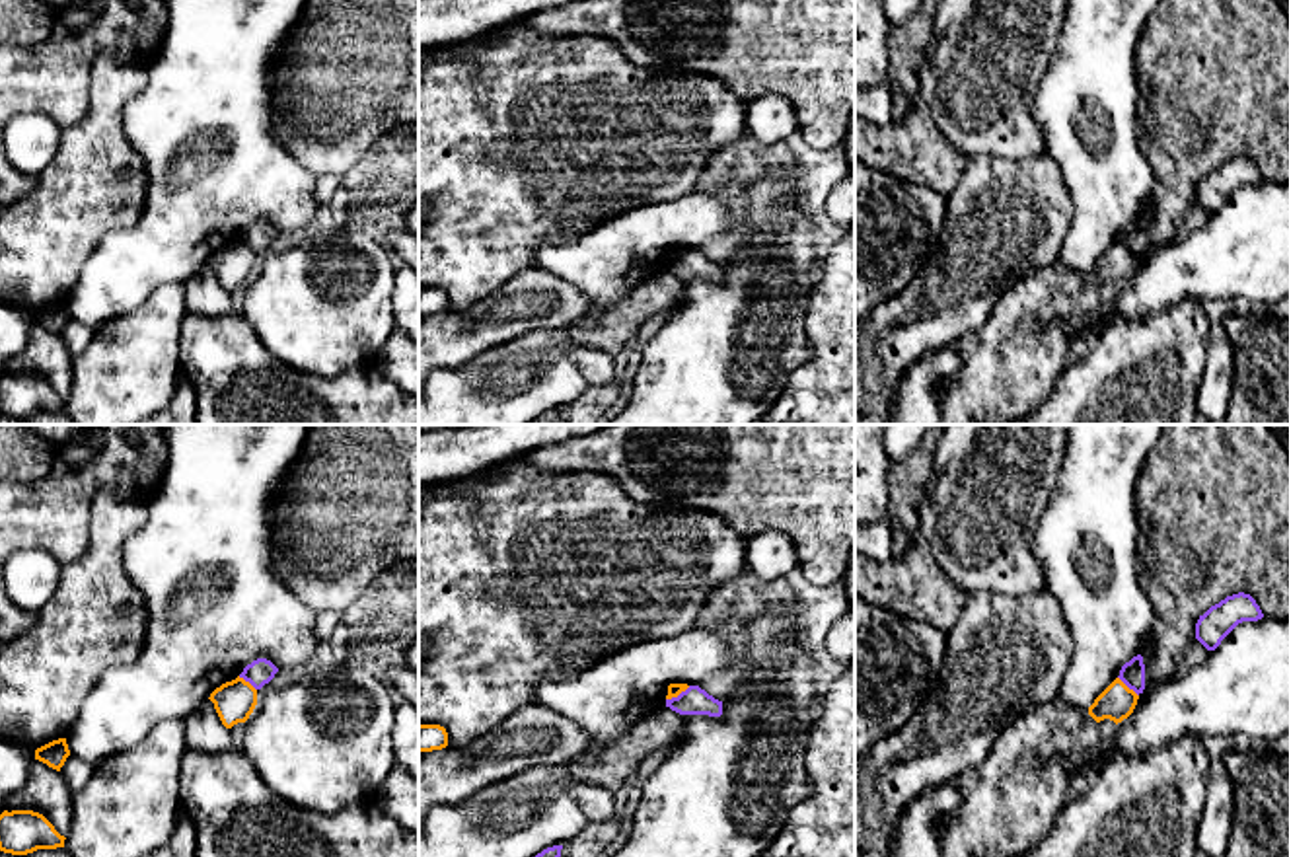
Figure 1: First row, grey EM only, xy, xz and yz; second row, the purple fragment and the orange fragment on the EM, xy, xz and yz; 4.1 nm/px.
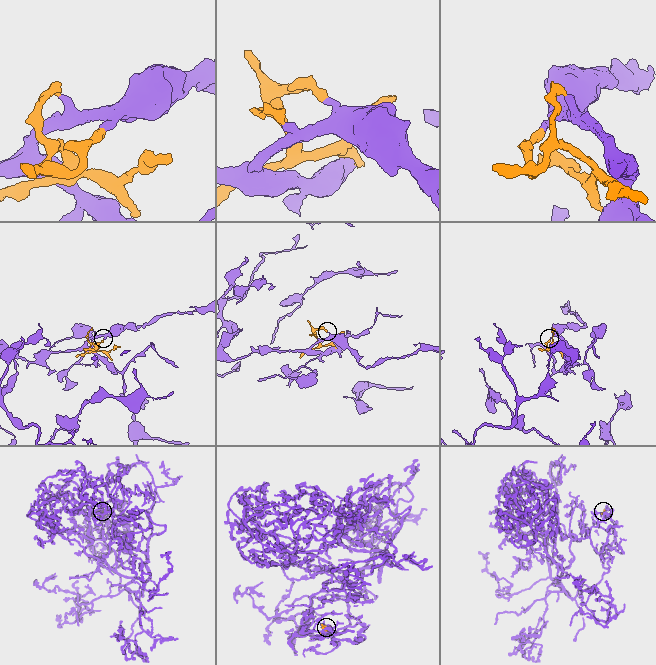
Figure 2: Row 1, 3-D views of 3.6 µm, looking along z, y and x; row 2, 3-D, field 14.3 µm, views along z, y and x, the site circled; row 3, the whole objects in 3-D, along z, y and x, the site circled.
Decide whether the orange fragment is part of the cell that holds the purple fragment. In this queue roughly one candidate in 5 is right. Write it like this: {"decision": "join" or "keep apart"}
{"decision": "keep apart"}

